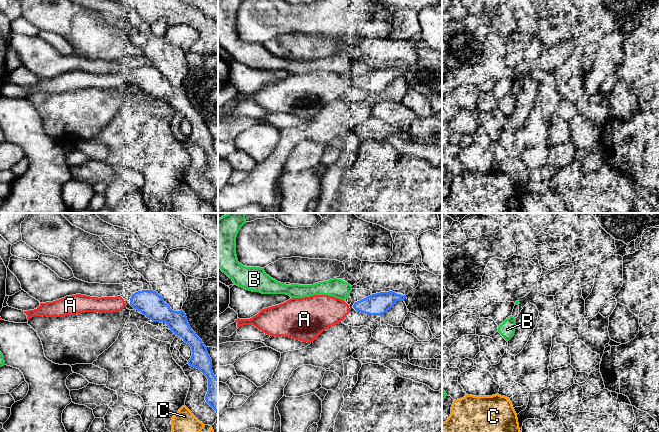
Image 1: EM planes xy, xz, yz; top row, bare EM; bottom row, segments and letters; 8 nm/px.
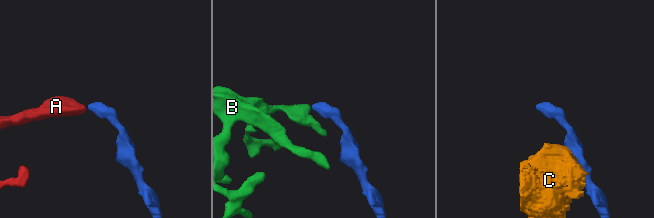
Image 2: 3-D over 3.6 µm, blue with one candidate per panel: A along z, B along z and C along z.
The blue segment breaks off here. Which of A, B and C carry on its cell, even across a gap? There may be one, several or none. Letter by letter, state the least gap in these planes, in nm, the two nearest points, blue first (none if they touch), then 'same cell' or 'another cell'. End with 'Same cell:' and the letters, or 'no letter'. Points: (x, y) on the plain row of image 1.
A: gap 30 nm; span xz (353, 83), (349, 84); same cell
B: gap 70 nm; span xz (355, 78), (349, 71); another cell
C: gap 100 nm; span xy (217, 191), (211, 202); another cell
Same cell: A

